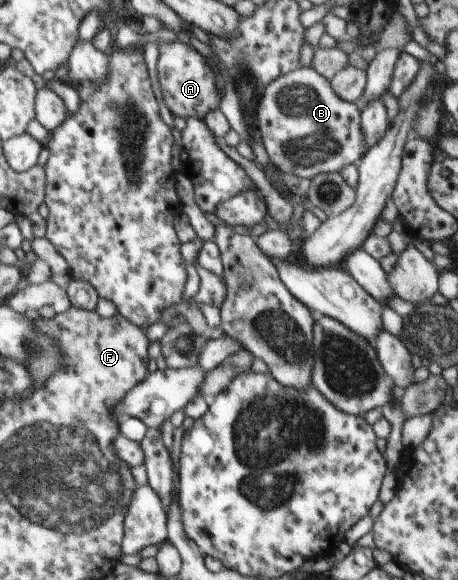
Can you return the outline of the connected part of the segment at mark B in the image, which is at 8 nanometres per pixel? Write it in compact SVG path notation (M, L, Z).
M310 67L300 68L279 76L264 87L257 104L255 122L258 134L270 160L282 173L296 174L312 180L322 173L336 173L343 166L355 164L366 154L360 124L360 108L353 102L340 98L330 81Z

